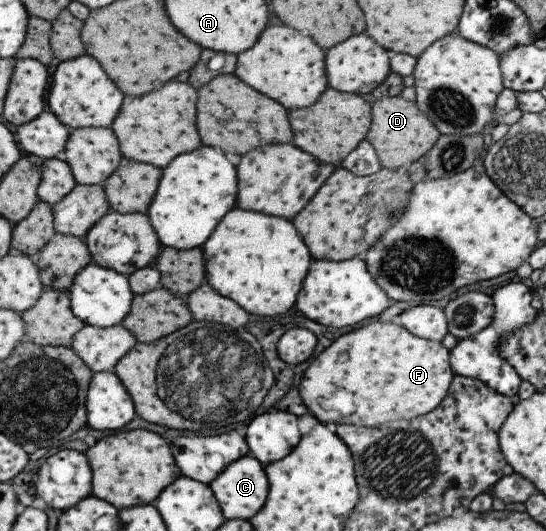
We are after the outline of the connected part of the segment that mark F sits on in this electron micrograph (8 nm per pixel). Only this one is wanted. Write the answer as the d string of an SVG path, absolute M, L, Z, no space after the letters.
M375 320L338 336L309 363L297 390L308 412L319 423L379 426L389 420L409 420L433 410L445 394L454 377L449 366L448 350L439 341L412 335L395 322Z

